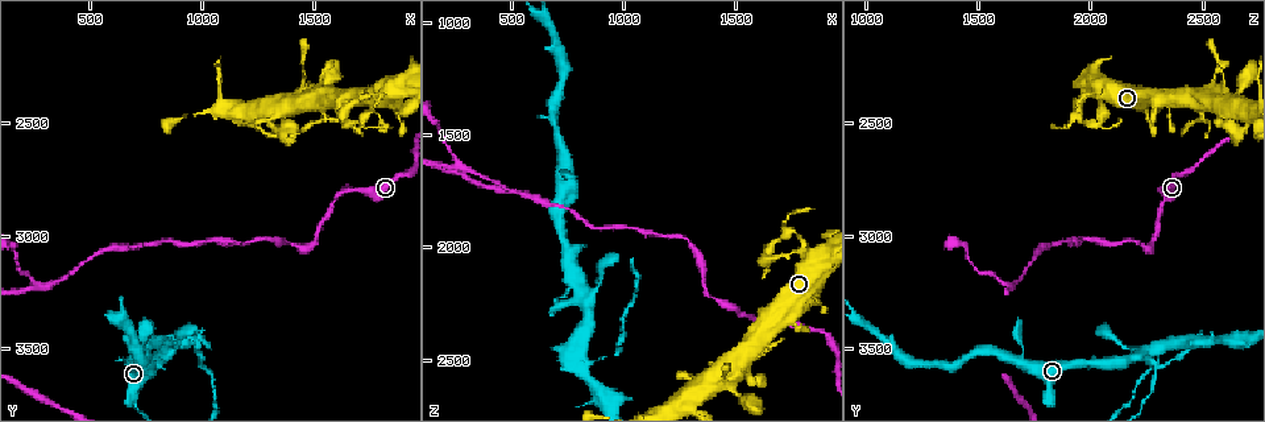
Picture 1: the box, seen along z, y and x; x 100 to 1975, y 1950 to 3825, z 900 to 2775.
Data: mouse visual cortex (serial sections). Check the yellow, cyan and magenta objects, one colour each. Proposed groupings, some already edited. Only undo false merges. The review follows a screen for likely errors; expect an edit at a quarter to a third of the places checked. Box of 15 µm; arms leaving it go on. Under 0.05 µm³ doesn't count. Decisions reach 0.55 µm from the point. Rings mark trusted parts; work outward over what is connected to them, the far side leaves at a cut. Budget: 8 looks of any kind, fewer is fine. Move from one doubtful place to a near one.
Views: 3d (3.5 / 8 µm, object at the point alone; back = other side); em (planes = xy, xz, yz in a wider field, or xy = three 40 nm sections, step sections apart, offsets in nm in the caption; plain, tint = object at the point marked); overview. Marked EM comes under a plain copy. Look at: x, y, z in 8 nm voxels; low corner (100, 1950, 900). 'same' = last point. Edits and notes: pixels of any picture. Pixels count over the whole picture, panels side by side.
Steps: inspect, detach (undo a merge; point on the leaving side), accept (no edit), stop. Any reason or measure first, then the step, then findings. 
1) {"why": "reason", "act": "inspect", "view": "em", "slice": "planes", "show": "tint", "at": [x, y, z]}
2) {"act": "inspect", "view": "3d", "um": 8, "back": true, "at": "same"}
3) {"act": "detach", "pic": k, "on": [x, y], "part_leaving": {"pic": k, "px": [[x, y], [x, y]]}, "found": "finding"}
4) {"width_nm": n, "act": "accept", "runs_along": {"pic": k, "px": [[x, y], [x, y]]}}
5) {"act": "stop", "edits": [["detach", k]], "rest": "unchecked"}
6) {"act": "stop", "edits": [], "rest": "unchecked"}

{"why": "sharp bend", "act": "inspect", "view": "3d", "um": 8, "back": true, "at": [690, 3560, 2280]}

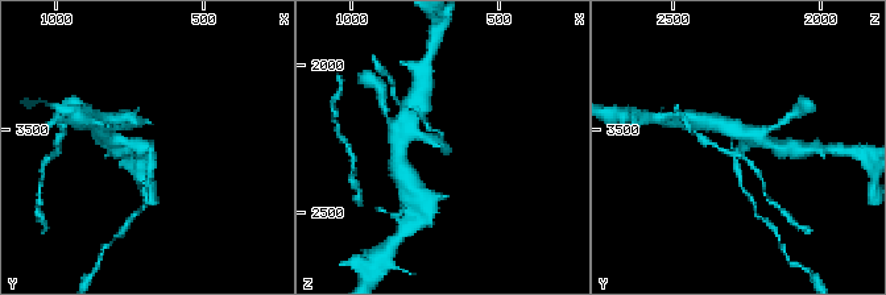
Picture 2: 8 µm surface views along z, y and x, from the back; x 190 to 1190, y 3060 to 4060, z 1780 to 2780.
{"act": "inspect", "view": "3d", "um": 3.5, "at": [690, 3570, 2280]}

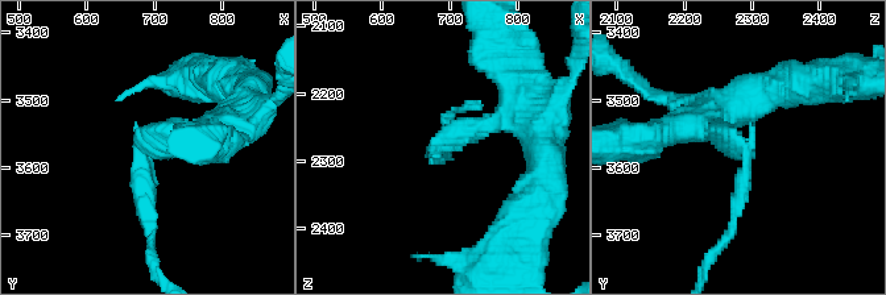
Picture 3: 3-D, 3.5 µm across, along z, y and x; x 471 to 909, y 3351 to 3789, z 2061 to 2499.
{"arm_widths_nm": [200, 250], "why": "shape alone is not enough", "act": "inspect", "view": "em", "slice": "xy", "step": 1, "show": "tint", "at": [675, 3560, 2285]}

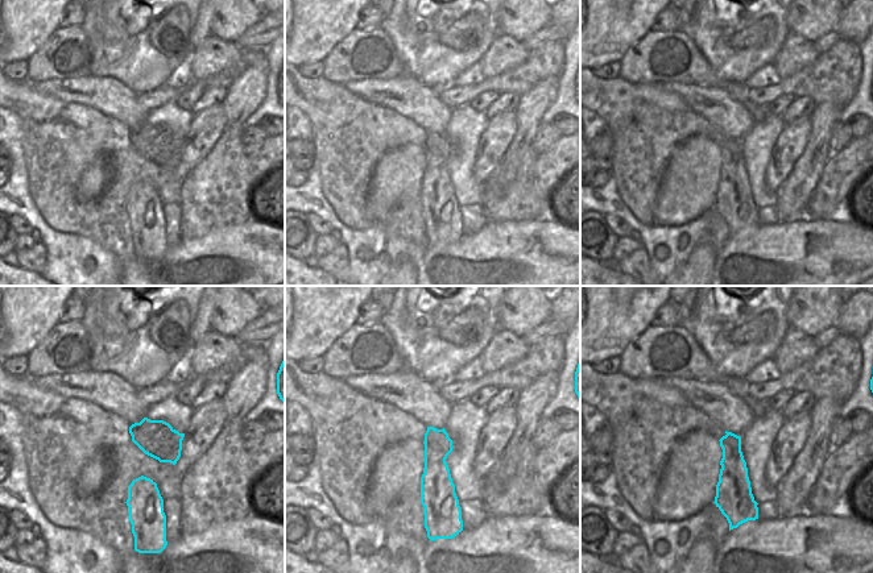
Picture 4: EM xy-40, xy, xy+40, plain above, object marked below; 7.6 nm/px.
{"act": "detach", "pic": 3, "on": [149, 211], "part_leaving": {"pic": 3, "px": [[140, 169], [156, 270]]}, "found": "a second cell is stuck on"}

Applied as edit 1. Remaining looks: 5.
{"why": "a fork", "act": "inspect", "view": "3d", "um": 3.5, "back": true, "at": [280, 3220, 1640]}

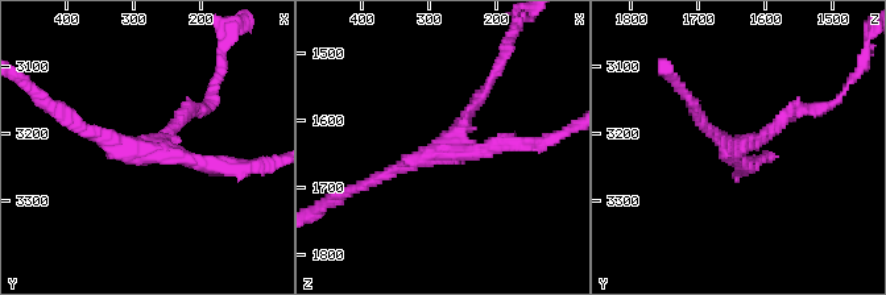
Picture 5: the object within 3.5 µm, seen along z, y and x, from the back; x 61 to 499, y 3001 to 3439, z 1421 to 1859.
{"arms": 3, "arm_widths_nm": [150, 150, 200], "act": "inspect", "view": "em", "slice": "xy", "step": 2, "show": "tint", "at": [280, 3220, 1640]}

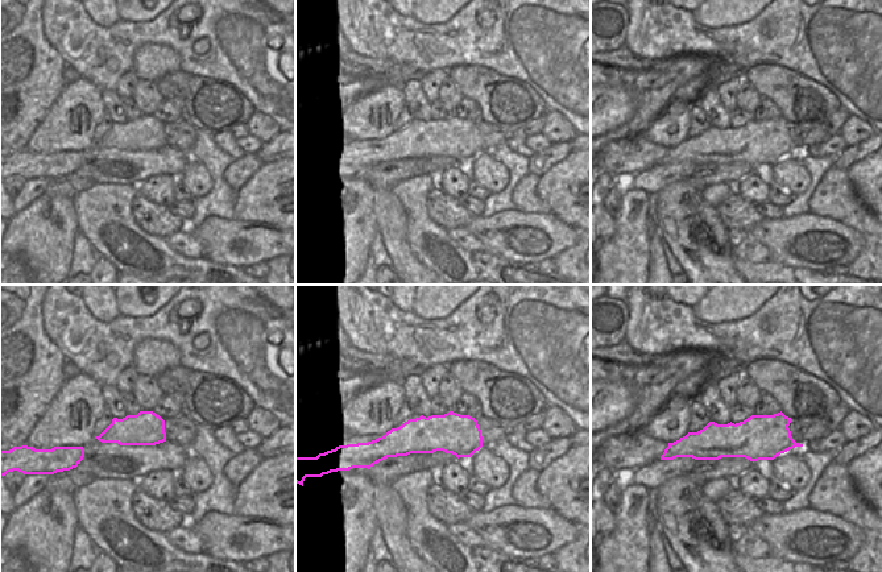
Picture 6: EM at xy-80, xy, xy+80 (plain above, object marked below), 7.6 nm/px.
{"act": "accept", "runs_along": {"pic": 6, "px": [[791, 443], [671, 446]]}, "found": "one cell here"}

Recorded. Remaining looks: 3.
{"why": "sharp bend", "act": "inspect", "view": "3d", "um": 3.5, "at": [1740, 2400, 2340]}

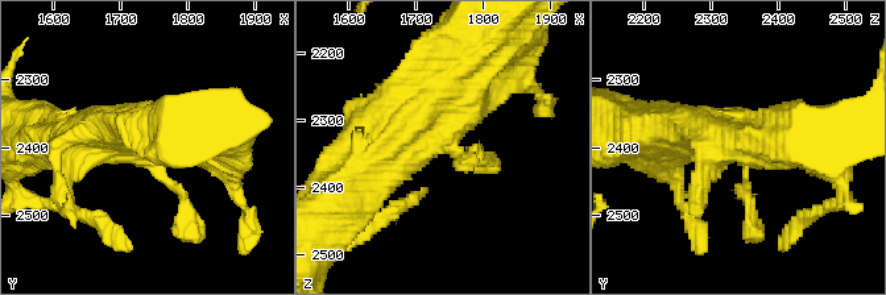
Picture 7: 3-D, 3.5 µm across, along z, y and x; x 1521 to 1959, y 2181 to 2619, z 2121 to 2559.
{"why": "now the EM", "act": "inspect", "view": "em", "slice": "xy", "step": 2, "show": "tint", "at": "same"}

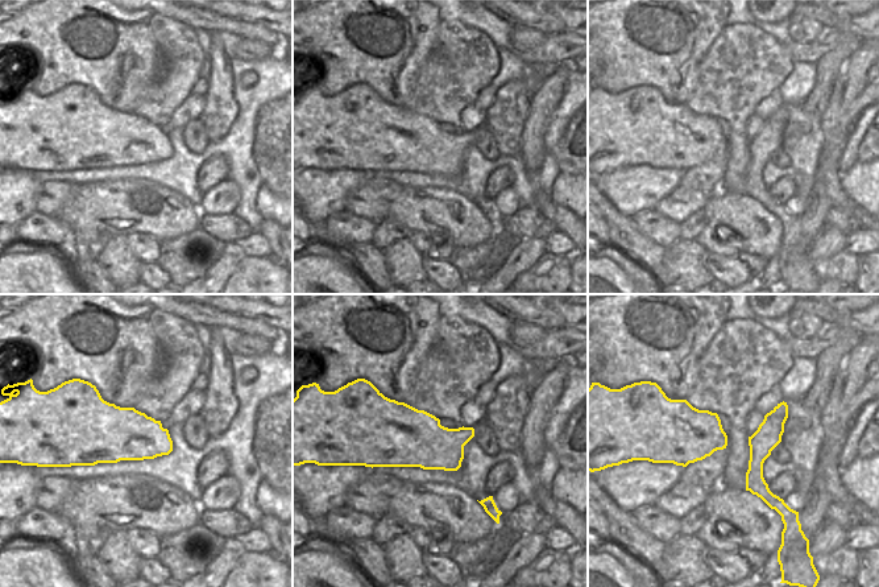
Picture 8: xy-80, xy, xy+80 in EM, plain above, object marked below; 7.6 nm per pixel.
{"act": "accept", "runs_along": {"pic": 7, "px": [[658, 129], [733, 149], [746, 165], [753, 221]]}, "found": "continuous, no second cell"}

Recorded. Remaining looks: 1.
{"act": "stop", "edits": [["detach", 3]], "rest": "unchecked"}

